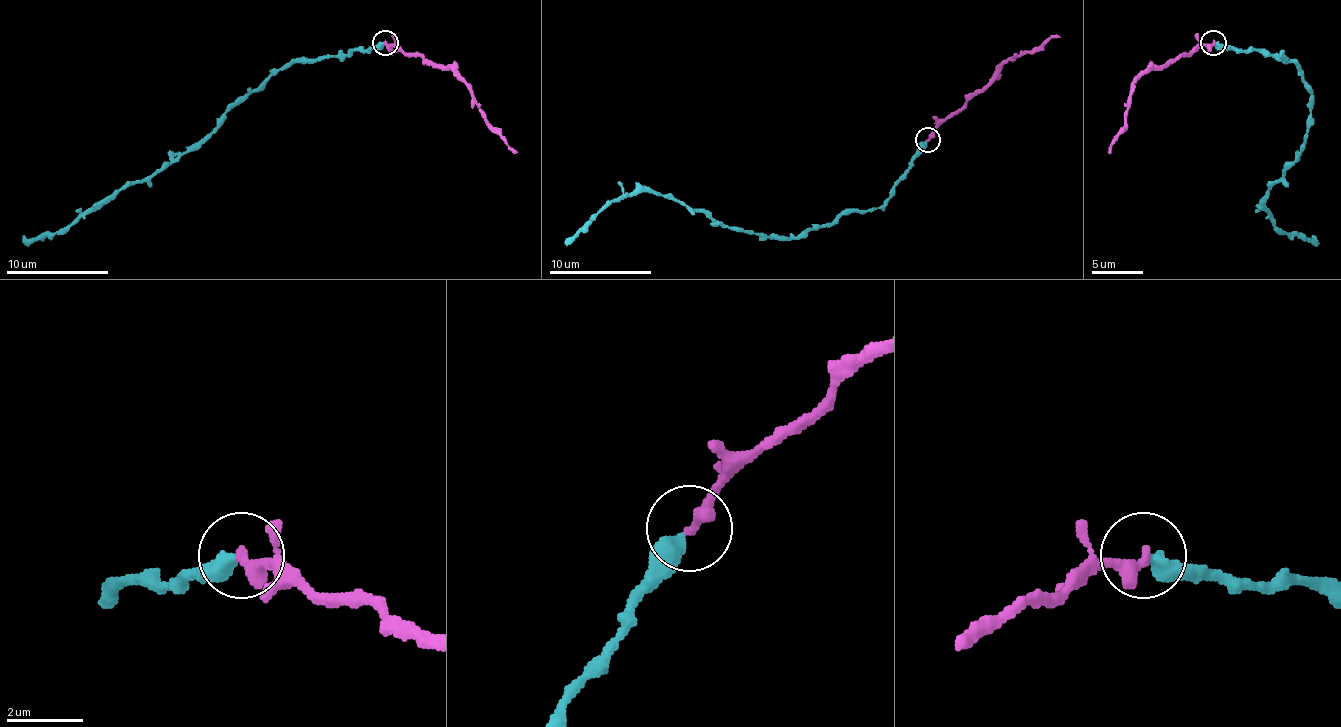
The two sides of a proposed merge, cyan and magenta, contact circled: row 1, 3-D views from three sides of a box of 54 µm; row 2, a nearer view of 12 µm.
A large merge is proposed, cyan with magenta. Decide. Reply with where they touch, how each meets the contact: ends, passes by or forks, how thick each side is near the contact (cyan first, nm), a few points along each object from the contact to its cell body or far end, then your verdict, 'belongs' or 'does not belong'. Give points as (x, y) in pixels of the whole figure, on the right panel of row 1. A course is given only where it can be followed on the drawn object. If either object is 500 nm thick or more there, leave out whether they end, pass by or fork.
place (1213, 42); cyan ends; magenta ends; calibres 440 and 380 nm; course cyan (1215, 43), (1279, 53), (1300, 69), (1310, 89), (1307, 136), (1264, 205), (1279, 228), (1318, 244); course magenta (1212, 43), (1202, 43), (1192, 53), (1179, 53), (1153, 66), (1133, 84), (1125, 128), (1110, 154); belongs

